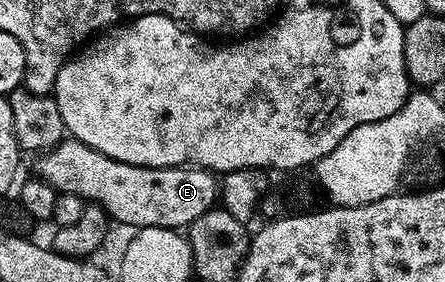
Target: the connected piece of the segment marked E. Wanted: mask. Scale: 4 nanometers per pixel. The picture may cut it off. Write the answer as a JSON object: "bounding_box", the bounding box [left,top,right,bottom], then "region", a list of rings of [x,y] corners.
{"bounding_box":[34,138,221,230],"region":[[[64,138],[57,146],[42,153],[35,164],[34,175],[49,182],[55,191],[77,194],[92,204],[100,204],[108,217],[119,224],[128,224],[131,230],[145,227],[163,227],[186,230],[201,214],[216,207],[221,196],[221,184],[216,173],[205,168],[150,168],[140,164],[121,162],[93,150],[85,142]]]}

